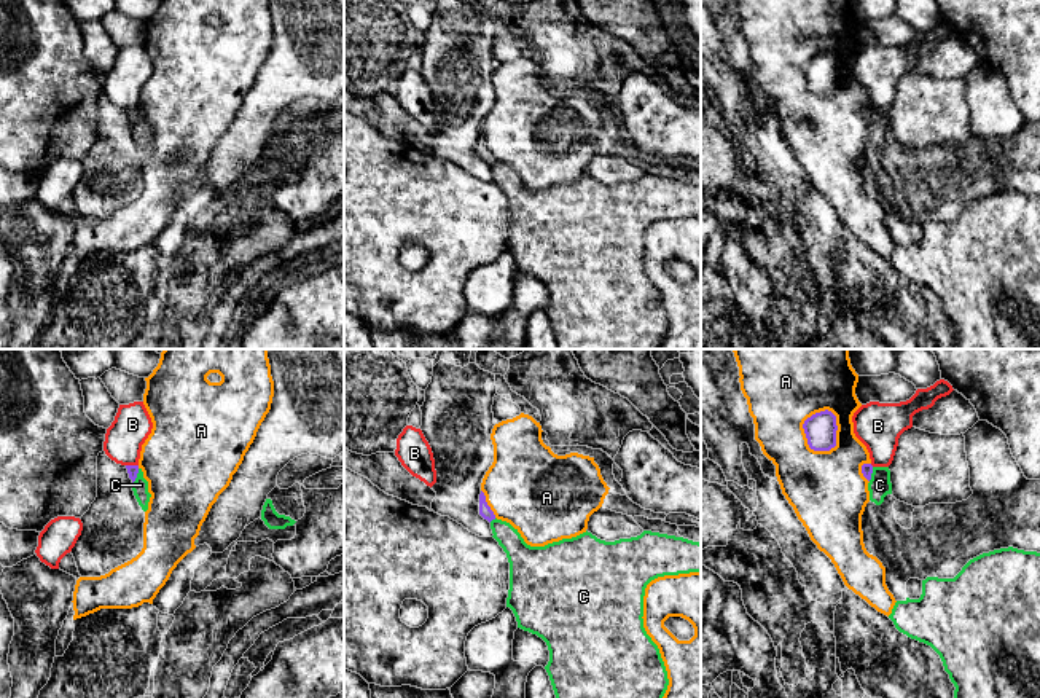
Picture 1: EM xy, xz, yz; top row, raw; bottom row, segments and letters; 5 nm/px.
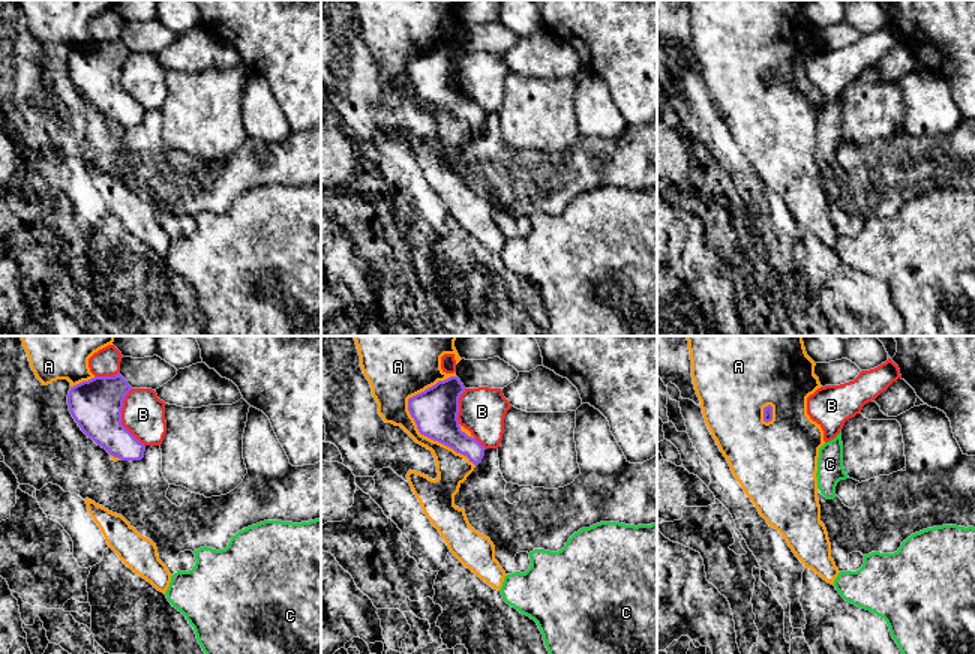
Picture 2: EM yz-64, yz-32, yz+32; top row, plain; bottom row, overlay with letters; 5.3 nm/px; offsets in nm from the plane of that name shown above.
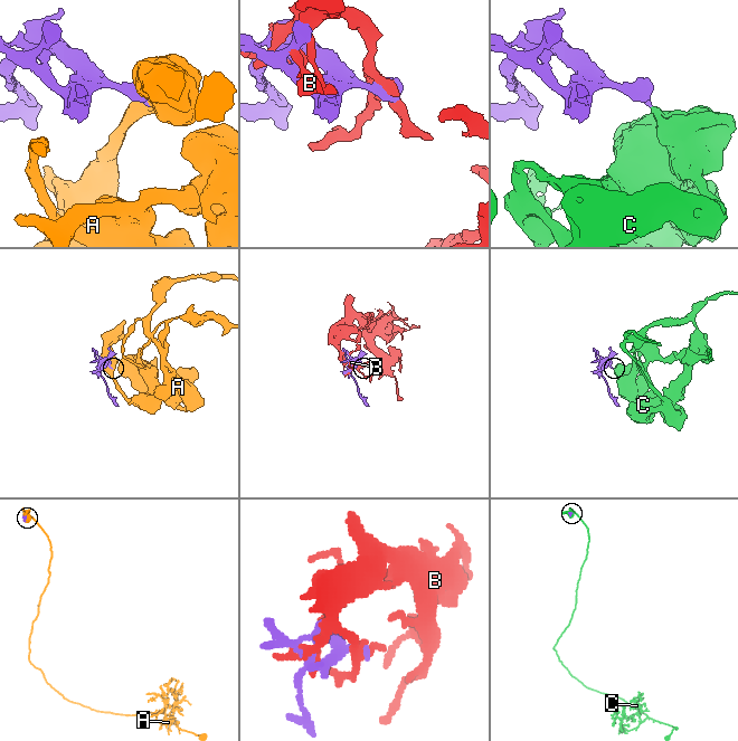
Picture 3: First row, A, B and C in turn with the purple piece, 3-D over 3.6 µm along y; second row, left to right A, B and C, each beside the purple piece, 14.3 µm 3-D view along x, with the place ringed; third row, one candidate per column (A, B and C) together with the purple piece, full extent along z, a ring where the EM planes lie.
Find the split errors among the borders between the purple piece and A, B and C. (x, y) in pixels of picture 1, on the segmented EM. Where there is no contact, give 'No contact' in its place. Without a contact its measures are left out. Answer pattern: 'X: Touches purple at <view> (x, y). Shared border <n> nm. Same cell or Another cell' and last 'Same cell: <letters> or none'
A: Touches purple at yz (803, 426). Shared border 240 nm. Another cell
B: Touches purple at xy (132, 466). Shared border 60 nm. Another cell
C: Touches purple at xz (492, 518). Shared border 40 nm. Another cell
Same cell: none

